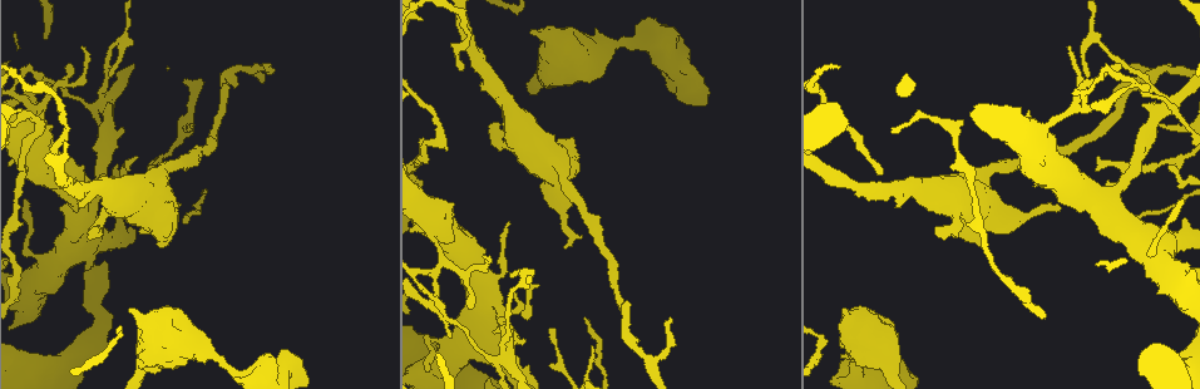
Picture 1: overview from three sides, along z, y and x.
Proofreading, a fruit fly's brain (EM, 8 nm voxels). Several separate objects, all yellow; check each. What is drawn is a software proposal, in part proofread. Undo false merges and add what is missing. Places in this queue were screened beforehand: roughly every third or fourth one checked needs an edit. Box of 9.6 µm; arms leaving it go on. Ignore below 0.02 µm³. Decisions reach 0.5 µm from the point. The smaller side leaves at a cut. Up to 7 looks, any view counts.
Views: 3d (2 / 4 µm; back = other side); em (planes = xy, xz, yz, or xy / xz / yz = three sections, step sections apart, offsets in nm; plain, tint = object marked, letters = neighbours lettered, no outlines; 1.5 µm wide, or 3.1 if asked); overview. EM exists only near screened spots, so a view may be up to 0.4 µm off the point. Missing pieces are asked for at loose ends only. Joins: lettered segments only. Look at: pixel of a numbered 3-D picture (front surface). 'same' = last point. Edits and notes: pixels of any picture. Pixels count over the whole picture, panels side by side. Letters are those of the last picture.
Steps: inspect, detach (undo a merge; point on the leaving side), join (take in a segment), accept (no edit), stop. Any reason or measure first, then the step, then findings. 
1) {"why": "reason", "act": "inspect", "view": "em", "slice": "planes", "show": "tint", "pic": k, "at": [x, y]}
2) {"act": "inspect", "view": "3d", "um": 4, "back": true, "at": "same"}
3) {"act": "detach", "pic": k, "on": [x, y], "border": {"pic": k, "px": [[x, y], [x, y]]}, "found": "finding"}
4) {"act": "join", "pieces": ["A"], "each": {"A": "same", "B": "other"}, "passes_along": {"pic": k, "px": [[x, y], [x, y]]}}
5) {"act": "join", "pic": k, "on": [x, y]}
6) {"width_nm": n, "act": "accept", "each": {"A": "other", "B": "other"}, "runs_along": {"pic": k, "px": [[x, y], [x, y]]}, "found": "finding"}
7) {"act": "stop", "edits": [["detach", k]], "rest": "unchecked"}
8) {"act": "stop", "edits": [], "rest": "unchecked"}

{"act": "inspect", "view": "3d", "um": 2, "pic": 1, "at": [517, 294]}

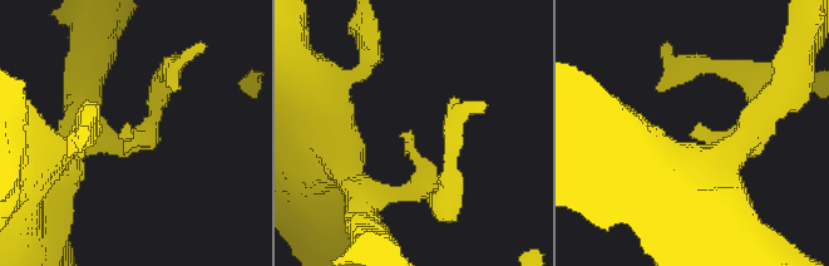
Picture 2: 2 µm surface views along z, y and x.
{"act": "inspect", "view": "em", "slice": "planes", "show": "letters", "pic": 2, "at": [123, 141]}

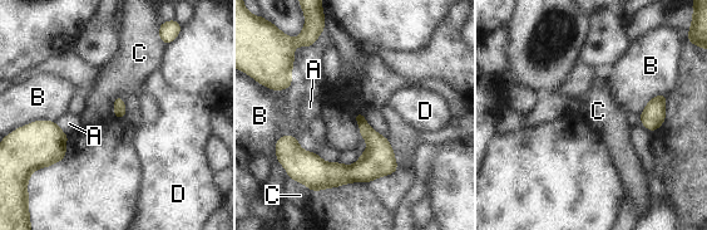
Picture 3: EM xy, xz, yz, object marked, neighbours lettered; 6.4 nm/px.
{"act": "accept", "each": {"A": "other", "B": "other", "C": "other", "D": "other"}, "runs_along": {"pic": 3, "px": [[285, 143], [319, 172], [394, 167]]}, "found": "no lettered segment goes on from it"}

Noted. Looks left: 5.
{"why": "an open end", "act": "inspect", "view": "em", "slice": "planes", "show": "letters", "pic": 1, "at": [1058, 208]}

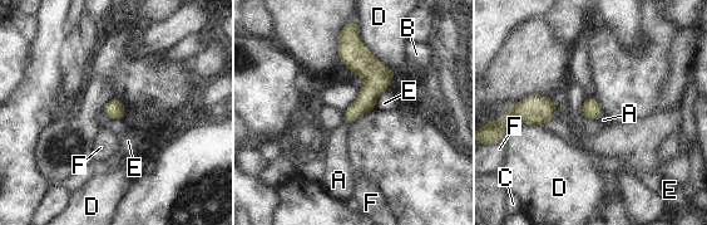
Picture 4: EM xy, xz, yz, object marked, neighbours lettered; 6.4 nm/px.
{"longest_contact_nm": ["D", 420], "act": "join", "pieces": ["A"], "each": {"A": "same", "B": "other", "C": "other", "D": "other", "E": "other", "F": "other"}, "passes_along": {"pic": 4, "px": [[365, 102], [349, 120], [336, 156]]}, "found": "the neuron continues"}

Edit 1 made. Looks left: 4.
{"act": "stop", "edits": [["join", 4]], "rest": "unchecked"}

